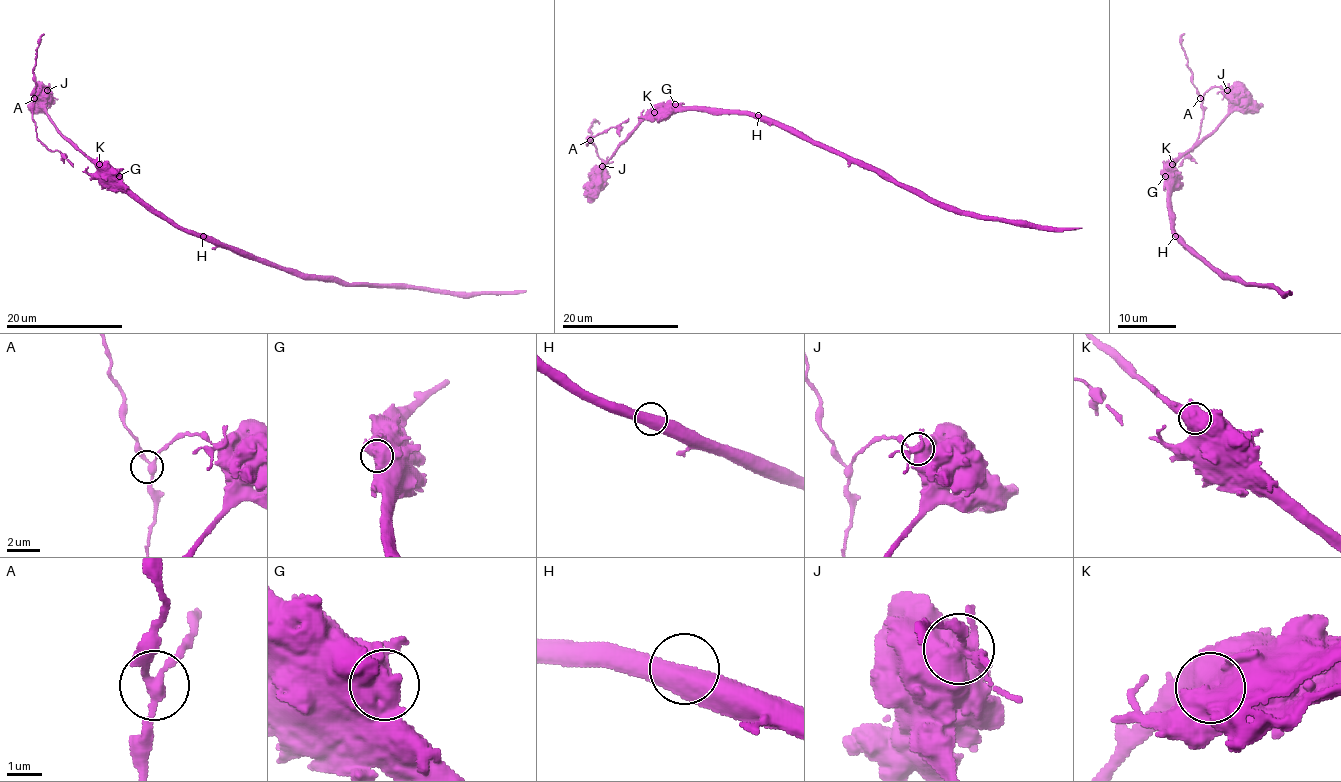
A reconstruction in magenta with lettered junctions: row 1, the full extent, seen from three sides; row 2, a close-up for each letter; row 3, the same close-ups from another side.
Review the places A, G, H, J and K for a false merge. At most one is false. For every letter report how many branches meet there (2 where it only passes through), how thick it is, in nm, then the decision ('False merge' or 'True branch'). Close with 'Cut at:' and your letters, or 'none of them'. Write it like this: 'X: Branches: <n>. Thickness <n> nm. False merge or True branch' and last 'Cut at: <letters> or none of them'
A: Branches: 3. Thickness 240 nm. True branch
G: Branches: 2. Thickness 700 nm. True branch
H: Branches: 2. Thickness 550 nm. True branch
J: Branches: 5. Thickness 500 nm. False merge
K: Branches: 2. Thickness 600 nm. True branch
Cut at: J

